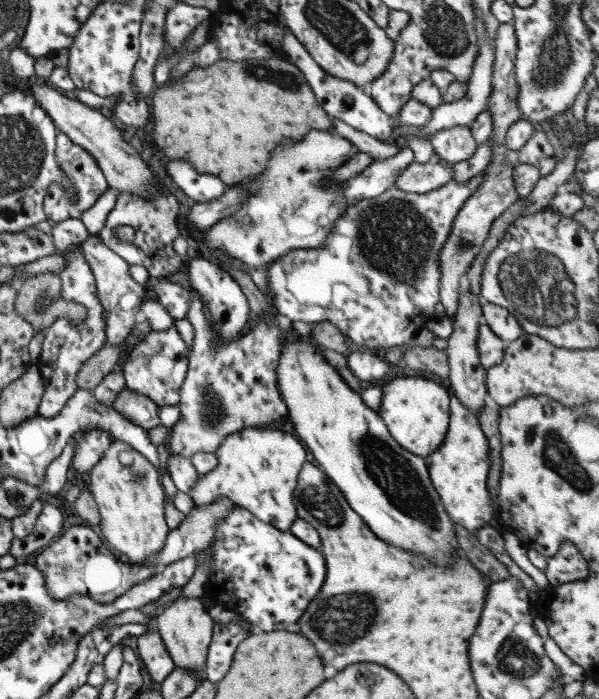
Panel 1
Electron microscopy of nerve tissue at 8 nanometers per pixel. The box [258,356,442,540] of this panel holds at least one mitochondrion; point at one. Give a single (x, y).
(318, 499)

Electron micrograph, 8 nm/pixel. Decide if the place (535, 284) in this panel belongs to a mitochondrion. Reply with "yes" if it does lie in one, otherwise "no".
yes

